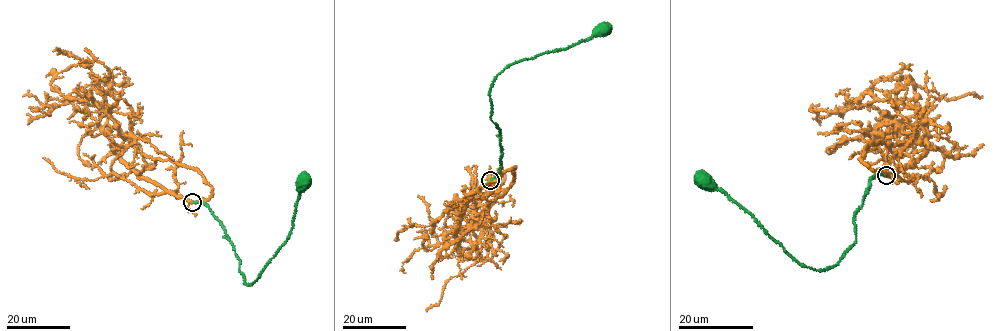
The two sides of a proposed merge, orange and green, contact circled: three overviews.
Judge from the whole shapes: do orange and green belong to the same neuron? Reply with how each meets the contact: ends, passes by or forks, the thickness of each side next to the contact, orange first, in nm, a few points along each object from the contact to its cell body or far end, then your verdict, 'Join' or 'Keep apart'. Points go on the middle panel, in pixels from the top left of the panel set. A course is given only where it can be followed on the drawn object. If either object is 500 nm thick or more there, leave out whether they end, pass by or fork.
At the ring orange passes by. At the ring green ends. Thickness 400 nm (orange) against 200 nm. Course of orange: (490, 180), (473, 193), (456, 230), (470, 240), (475, 207), (449, 215), (447, 227), (468, 225), (486, 202). Course of green: (490, 180), (502, 154), (500, 134), (490, 119), (489, 95), (496, 77), (508, 66), (562, 50), (602, 28). Join

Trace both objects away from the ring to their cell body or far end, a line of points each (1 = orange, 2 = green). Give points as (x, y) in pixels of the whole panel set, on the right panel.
1: (885, 175), (925, 153), (920, 126), (889, 137), (877, 124), (877, 136), (887, 127), (875, 106), (843, 104)
2: (885, 175), (869, 181), (855, 214), (856, 242), (838, 263), (819, 270), (802, 265), (754, 217), (703, 182)

